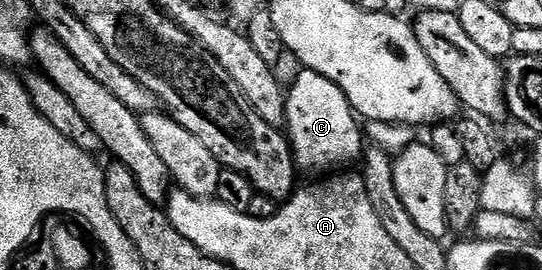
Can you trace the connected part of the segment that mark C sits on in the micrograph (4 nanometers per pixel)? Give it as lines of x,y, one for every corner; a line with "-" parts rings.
306,68
300,71
294,75
286,91
285,130
296,167
300,171
311,170
311,176
317,178
356,163
362,157
365,136
351,102
340,86
333,84
324,74

